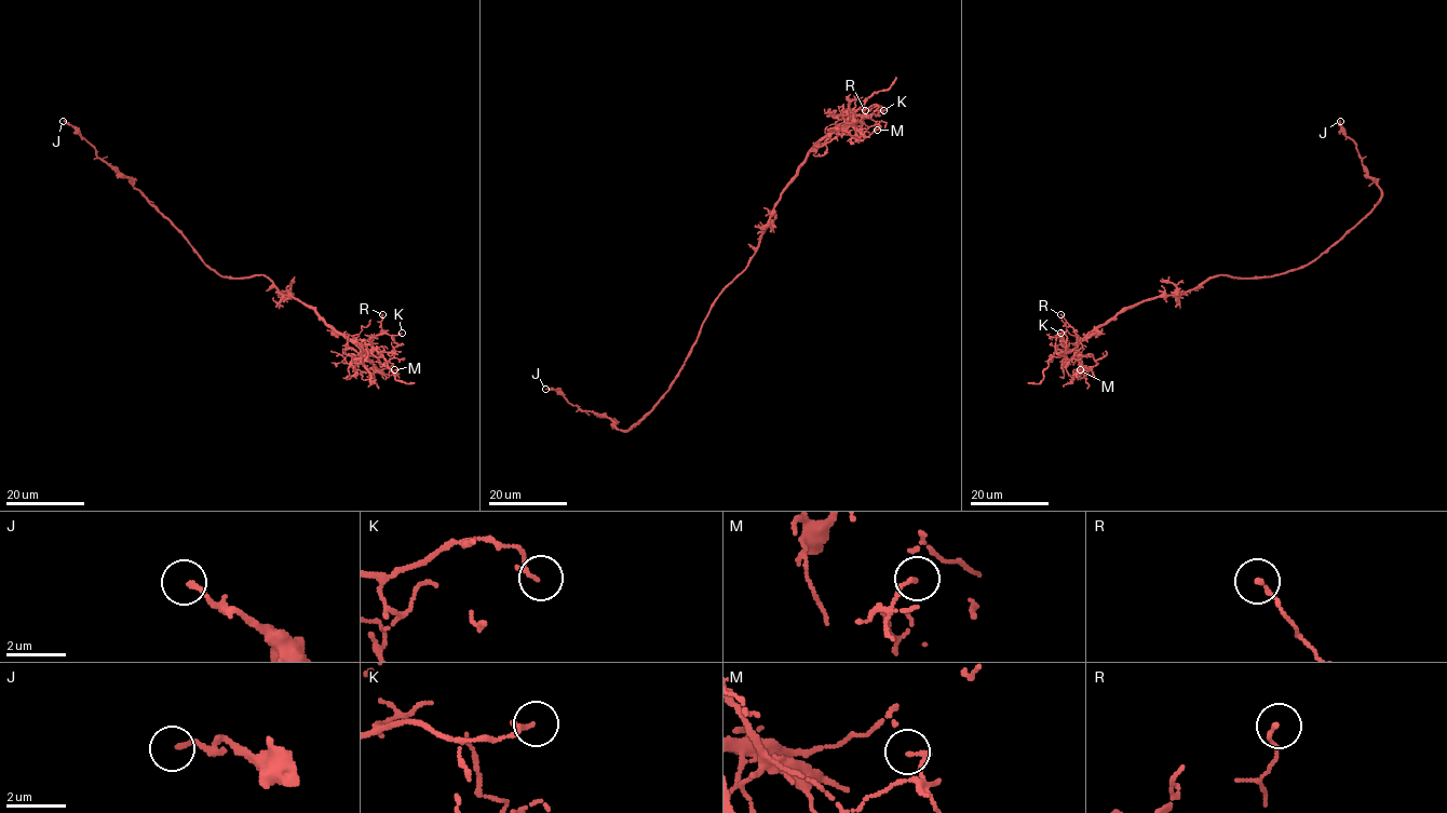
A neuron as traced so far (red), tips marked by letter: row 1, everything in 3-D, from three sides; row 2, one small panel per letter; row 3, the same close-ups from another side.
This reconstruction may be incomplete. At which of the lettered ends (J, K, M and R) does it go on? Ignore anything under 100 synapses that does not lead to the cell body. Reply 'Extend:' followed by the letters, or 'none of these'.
Extend: none of these

